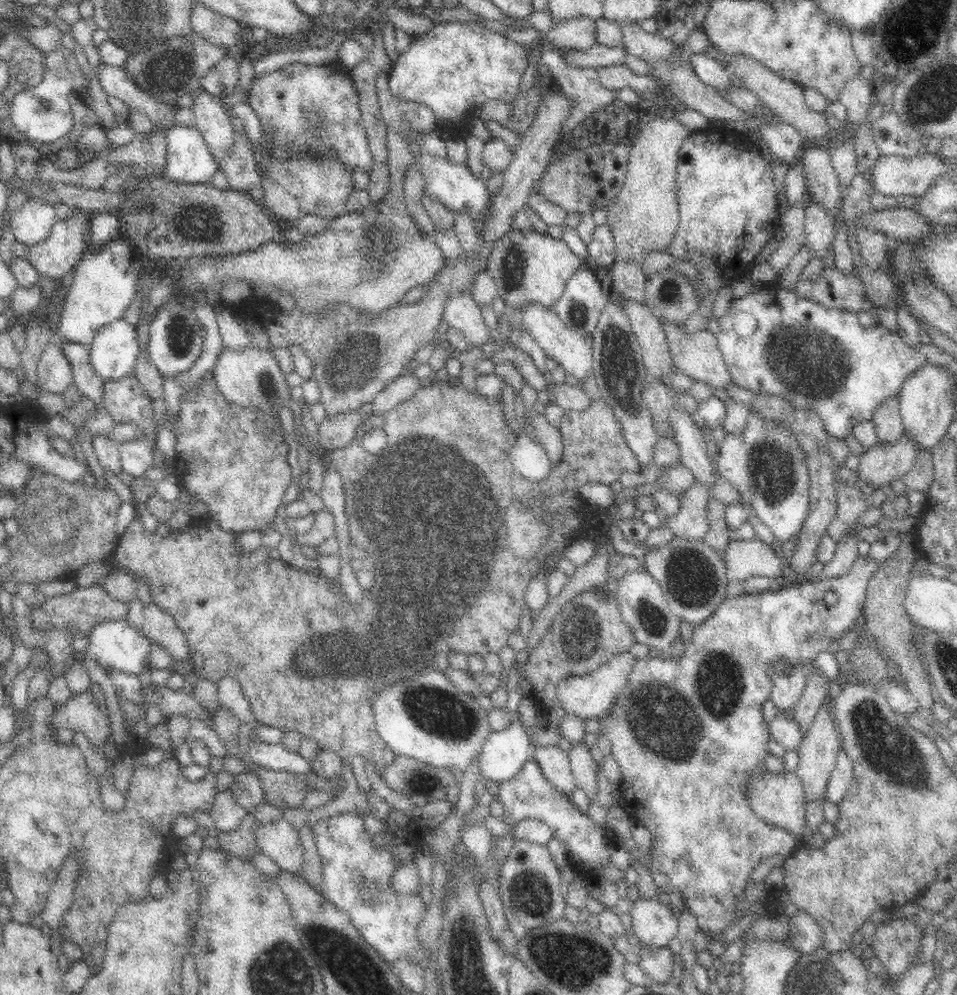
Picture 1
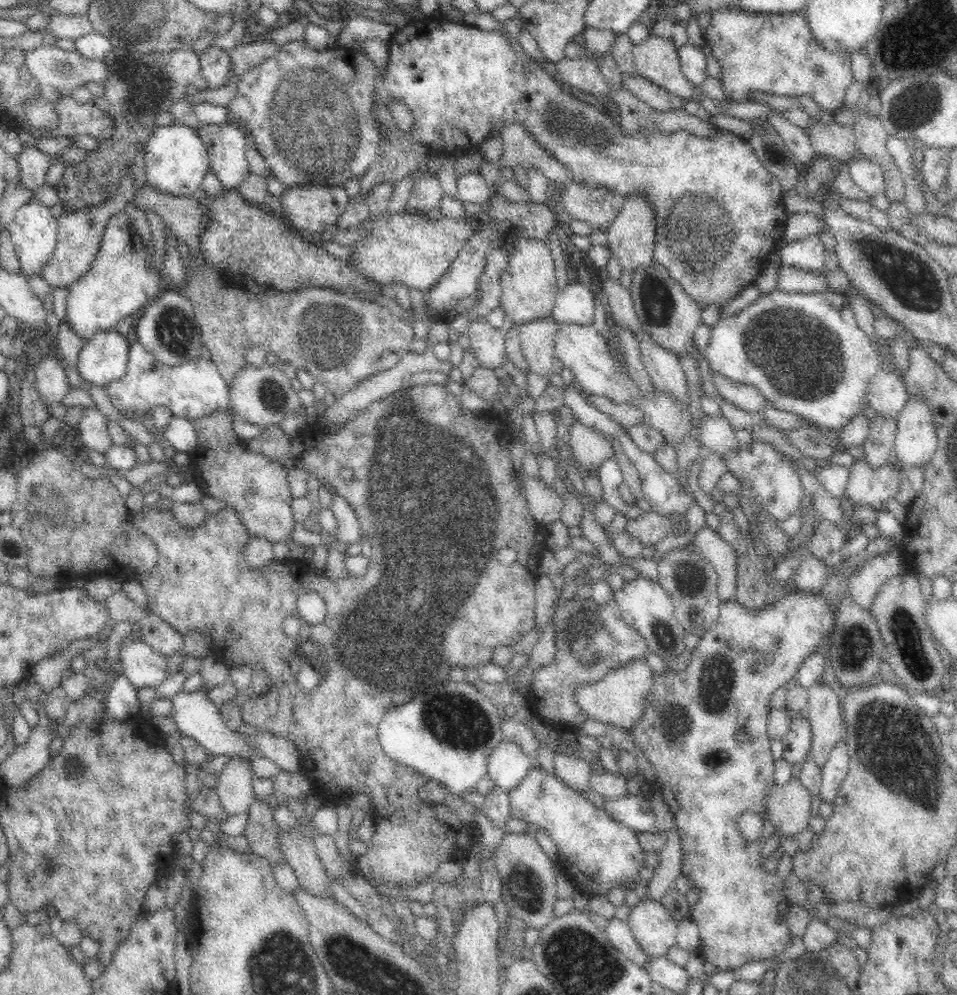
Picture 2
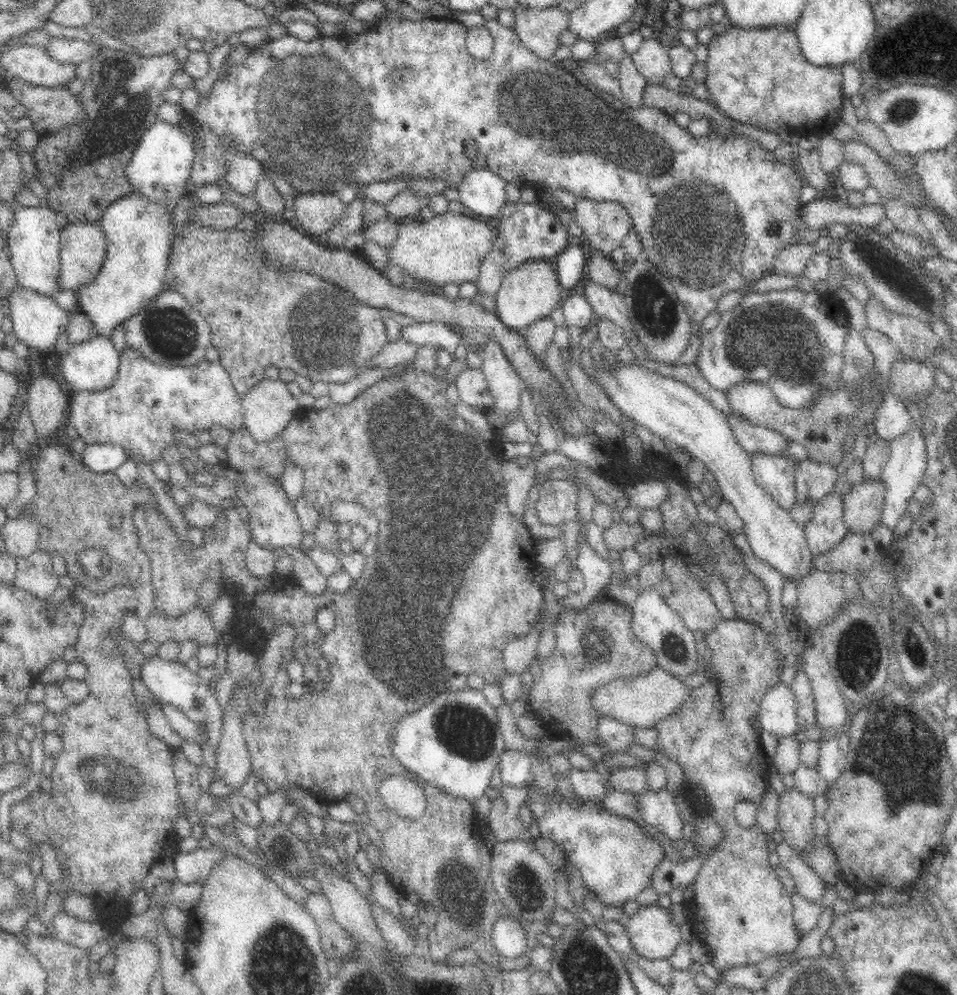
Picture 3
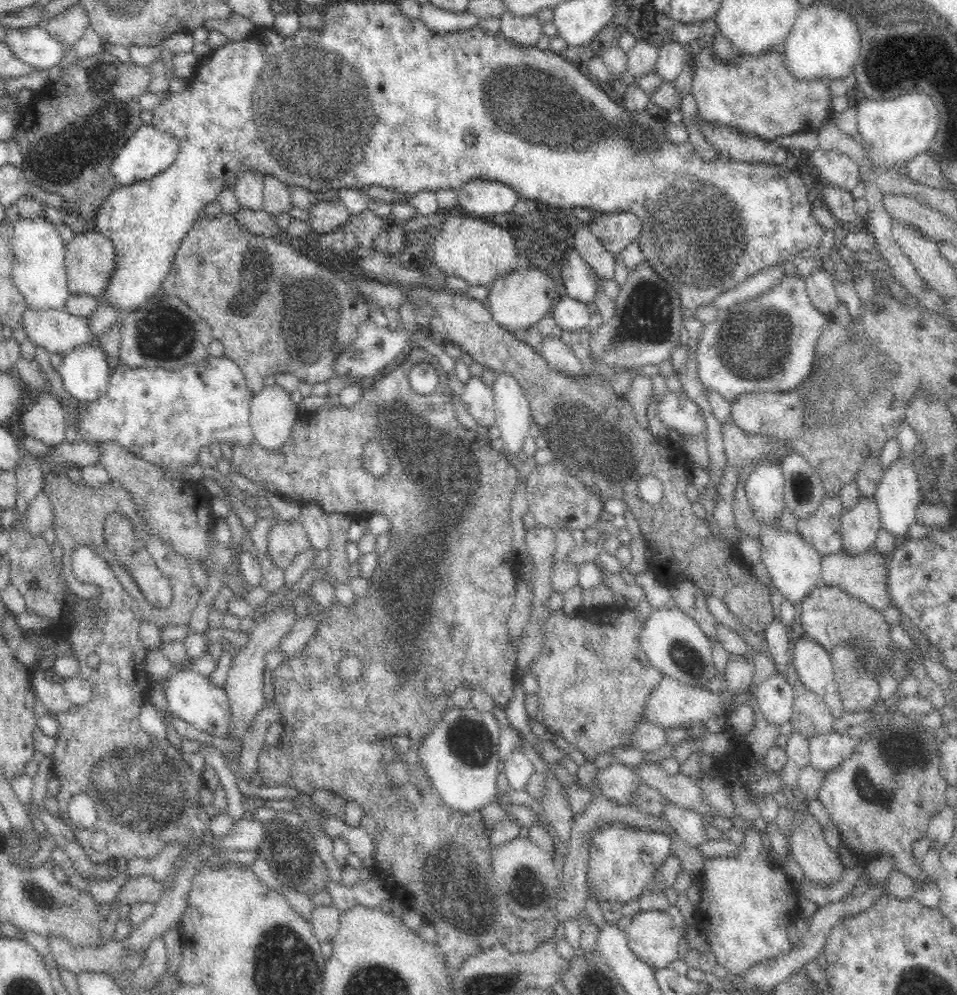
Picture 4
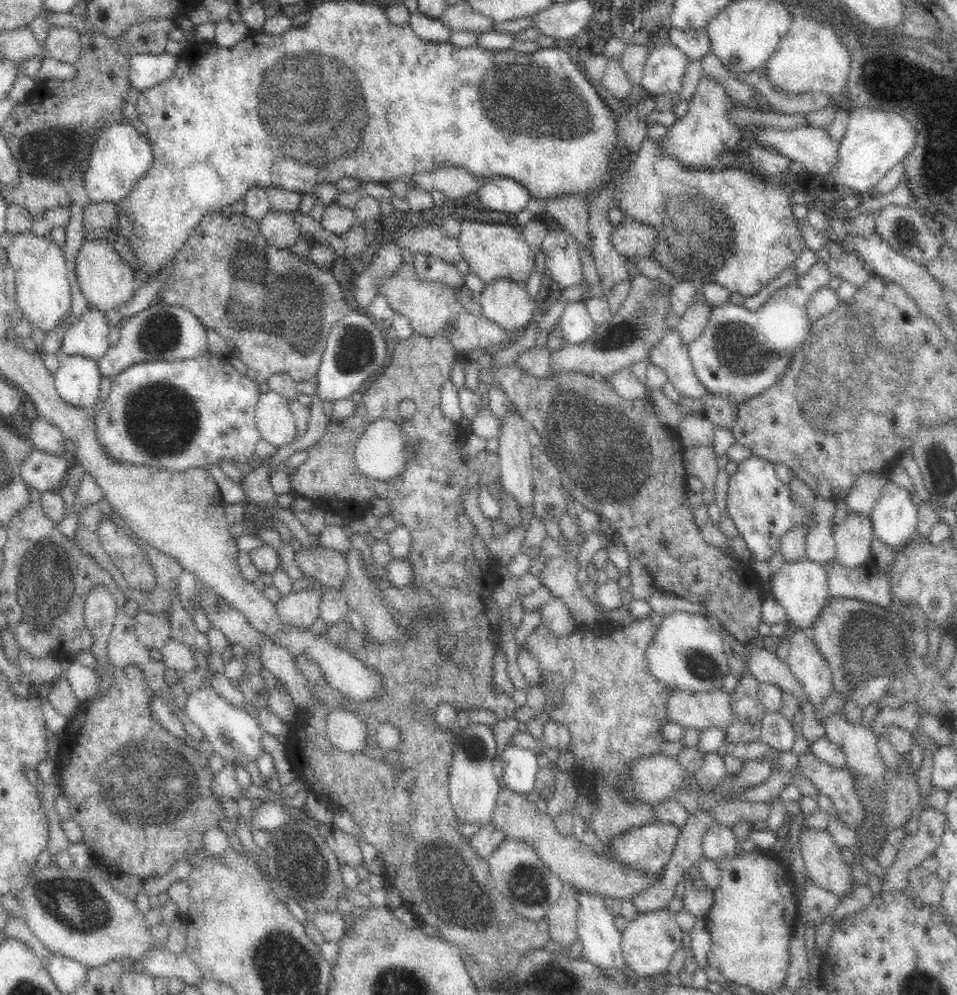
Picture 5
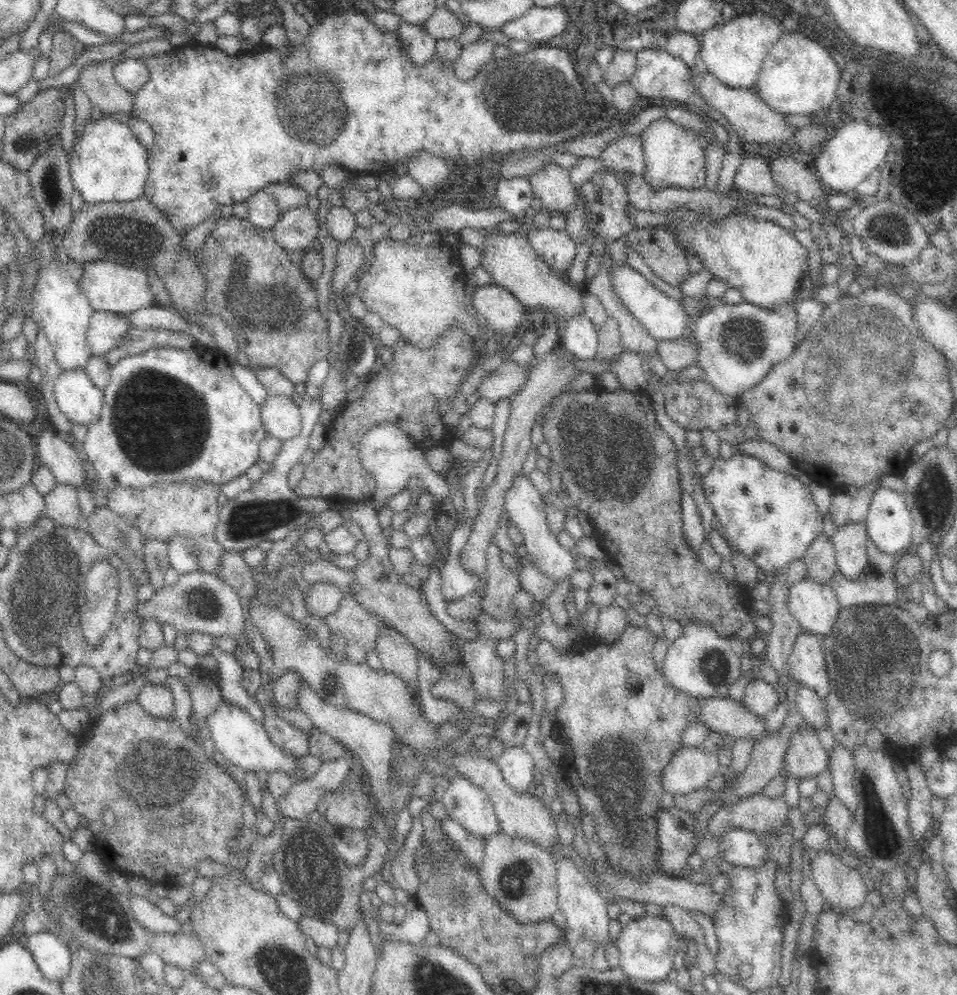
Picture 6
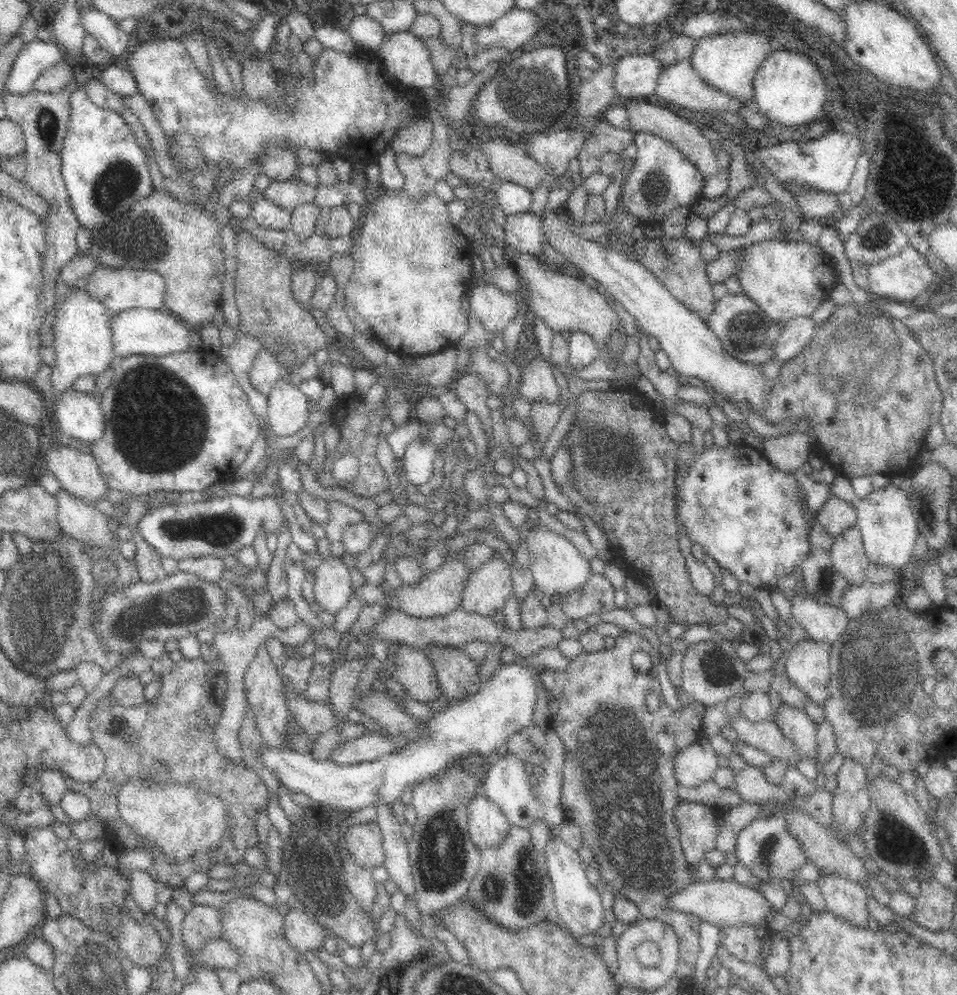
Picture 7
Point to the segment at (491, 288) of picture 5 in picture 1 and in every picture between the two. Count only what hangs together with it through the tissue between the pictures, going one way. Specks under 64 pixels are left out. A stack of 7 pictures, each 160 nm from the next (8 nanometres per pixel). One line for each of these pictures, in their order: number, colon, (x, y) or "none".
1: (527, 266)
2: (528, 287)
3: (530, 292)
4: (517, 301)

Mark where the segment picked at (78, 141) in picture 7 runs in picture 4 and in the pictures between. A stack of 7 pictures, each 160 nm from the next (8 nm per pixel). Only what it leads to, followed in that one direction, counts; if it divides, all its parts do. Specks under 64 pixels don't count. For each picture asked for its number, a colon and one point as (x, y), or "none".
4: (149, 152)
5: (125, 156)
6: (109, 164)

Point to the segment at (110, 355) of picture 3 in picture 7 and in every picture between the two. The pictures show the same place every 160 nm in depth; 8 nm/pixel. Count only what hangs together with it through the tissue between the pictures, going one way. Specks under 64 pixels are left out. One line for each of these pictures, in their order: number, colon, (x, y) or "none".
4: (85, 370)
5: (77, 379)
6: (79, 400)
7: (79, 413)

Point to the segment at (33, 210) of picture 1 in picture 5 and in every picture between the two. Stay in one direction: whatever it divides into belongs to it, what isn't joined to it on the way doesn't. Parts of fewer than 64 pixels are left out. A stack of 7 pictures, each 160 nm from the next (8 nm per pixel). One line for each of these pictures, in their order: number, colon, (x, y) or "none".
2: (33, 232)
3: (34, 238)
4: (39, 273)
5: (41, 285)

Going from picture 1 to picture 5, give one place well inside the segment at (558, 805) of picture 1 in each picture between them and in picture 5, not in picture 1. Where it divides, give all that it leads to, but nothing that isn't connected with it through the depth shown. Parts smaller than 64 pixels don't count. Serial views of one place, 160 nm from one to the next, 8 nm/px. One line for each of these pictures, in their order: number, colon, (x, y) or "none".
2: (600, 852)
3: (615, 856)
4: (622, 861)
5: (645, 849)

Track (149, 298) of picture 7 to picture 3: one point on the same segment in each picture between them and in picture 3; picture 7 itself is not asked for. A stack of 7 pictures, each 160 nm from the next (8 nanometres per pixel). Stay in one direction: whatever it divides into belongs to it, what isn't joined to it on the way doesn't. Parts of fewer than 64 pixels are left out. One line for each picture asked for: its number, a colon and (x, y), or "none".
3: (82, 242)
4: (89, 257)
5: (106, 280)
6: (109, 287)

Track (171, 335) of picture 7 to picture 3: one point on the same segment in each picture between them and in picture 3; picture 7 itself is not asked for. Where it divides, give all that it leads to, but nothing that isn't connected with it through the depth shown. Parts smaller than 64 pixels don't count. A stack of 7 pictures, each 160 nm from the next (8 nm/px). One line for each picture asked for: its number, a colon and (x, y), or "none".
3: (37, 319)
4: (54, 330)
5: (87, 335)
6: (105, 328)

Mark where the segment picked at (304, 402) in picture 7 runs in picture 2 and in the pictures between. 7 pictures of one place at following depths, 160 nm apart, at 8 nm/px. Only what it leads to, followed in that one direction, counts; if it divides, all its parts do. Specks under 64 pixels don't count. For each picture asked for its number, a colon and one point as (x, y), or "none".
2: (263, 394)
3: (268, 406)
4: (272, 413)
5: (275, 423)
6: (280, 416)

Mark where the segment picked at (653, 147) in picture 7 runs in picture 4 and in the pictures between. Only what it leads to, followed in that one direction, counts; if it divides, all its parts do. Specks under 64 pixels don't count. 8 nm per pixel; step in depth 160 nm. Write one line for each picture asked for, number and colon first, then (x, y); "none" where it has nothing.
4: (757, 94)
5: (706, 130)
6: (675, 156)

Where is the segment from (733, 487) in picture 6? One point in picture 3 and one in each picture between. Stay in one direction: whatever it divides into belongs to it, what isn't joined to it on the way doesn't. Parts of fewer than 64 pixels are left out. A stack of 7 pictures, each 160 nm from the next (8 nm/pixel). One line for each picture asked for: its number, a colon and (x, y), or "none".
3: (773, 474)
4: (765, 489)
5: (760, 505)

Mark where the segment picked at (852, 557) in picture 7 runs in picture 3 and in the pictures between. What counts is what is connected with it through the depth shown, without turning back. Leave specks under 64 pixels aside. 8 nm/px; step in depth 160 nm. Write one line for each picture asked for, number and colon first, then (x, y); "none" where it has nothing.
3: (862, 507)
4: (860, 524)
5: (853, 536)
6: (850, 542)

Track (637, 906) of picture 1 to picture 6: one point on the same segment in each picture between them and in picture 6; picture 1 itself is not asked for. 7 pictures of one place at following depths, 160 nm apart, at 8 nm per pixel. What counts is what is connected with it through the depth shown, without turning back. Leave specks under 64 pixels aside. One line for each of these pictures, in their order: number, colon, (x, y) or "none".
2: (653, 928)
3: (654, 935)
4: (653, 937)
5: (649, 942)
6: (647, 946)

